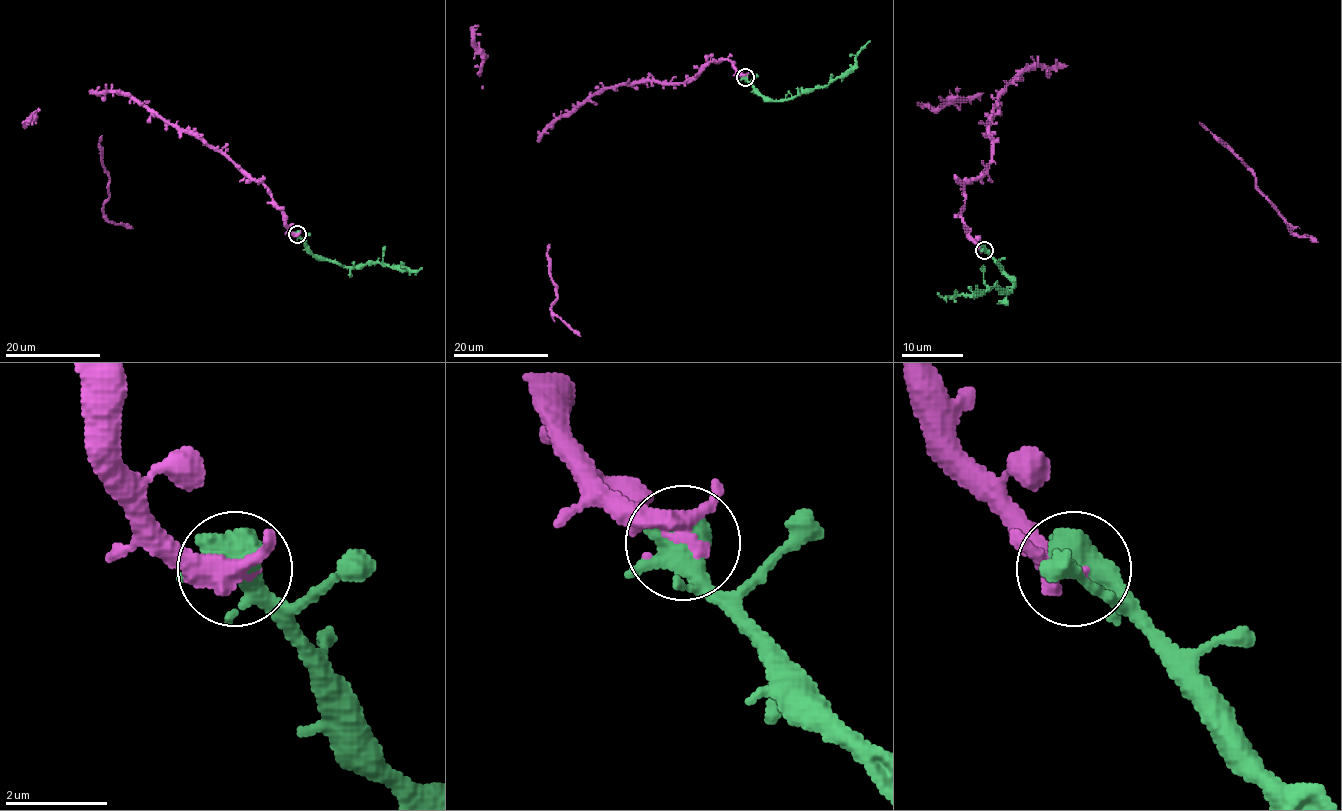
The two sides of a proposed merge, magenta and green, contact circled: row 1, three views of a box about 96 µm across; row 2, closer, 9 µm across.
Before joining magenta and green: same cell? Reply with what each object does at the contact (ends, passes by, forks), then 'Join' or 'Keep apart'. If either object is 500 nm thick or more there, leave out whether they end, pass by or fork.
Join

